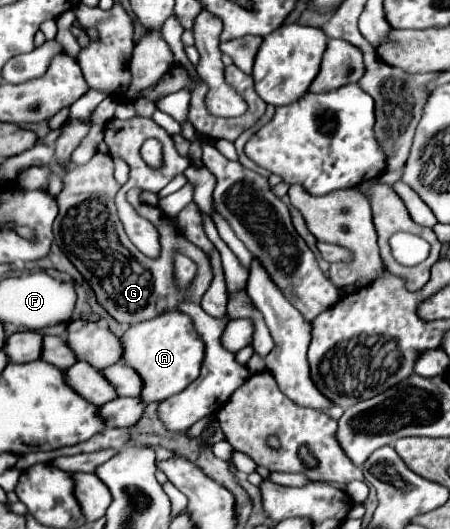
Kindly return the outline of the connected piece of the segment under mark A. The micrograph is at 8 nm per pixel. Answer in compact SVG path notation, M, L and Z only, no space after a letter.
M176 307L160 313L154 319L132 325L124 333L122 343L126 349L126 353L122 355L124 363L132 365L144 379L142 399L146 399L148 403L164 401L180 393L200 375L200 365L204 359L204 343L190 315L178 311Z

